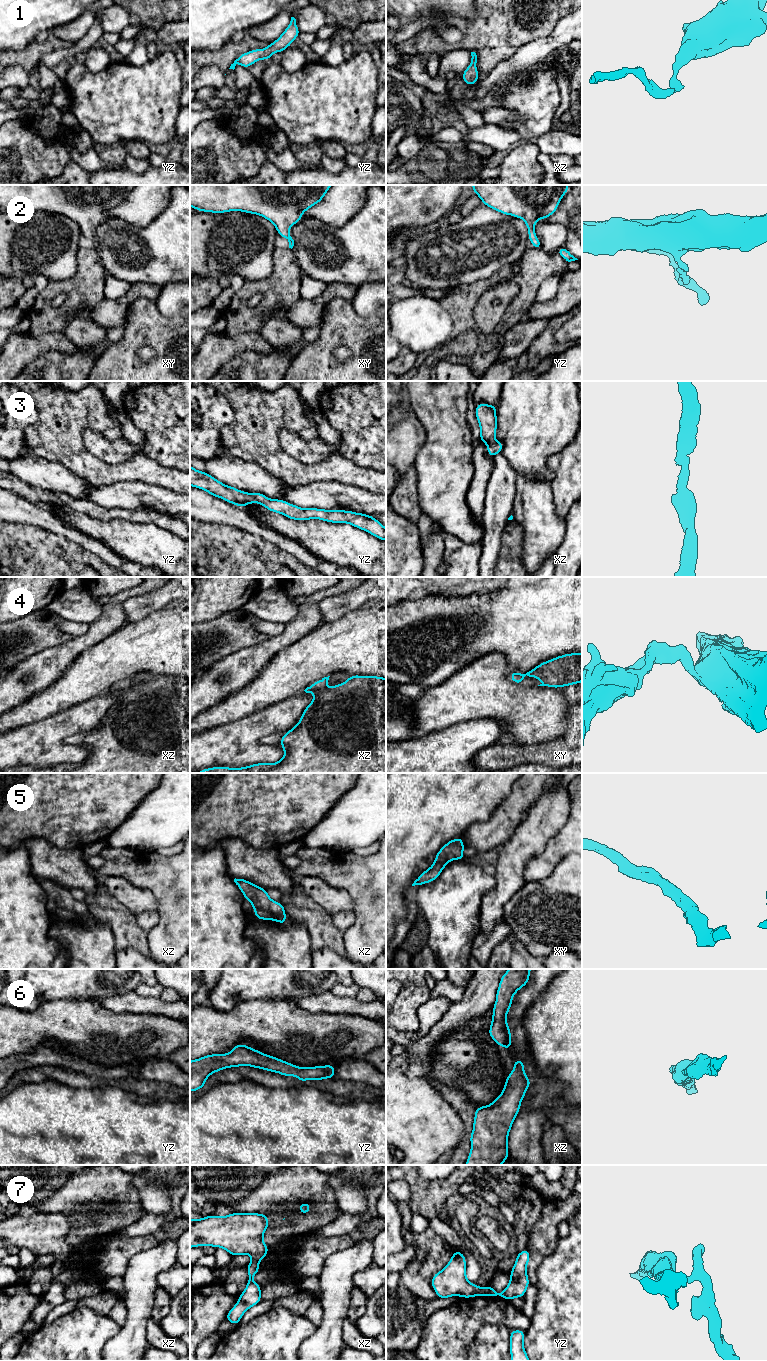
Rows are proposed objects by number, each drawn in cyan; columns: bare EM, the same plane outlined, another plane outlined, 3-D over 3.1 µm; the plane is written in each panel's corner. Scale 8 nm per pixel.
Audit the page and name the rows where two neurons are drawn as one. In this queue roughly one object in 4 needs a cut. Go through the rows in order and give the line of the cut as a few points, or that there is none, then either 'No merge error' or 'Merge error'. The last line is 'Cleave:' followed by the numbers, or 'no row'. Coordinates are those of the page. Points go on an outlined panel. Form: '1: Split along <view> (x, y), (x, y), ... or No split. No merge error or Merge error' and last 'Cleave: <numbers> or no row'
1: No split. No merge error
2: No split. No merge error
3: No split. No merge error
4: No split. No merge error
5: No split. No merge error
6: No split. No merge error
7: Split along xz (252, 1259), (258, 1261). Merge error
Cleave: 7

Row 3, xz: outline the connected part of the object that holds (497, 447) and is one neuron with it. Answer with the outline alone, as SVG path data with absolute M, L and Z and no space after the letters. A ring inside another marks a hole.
M480 403L476 405L475 409L475 416L480 427L479 440L488 446L487 453L491 458L503 450L503 443L495 440L497 432L496 408L497 405Z

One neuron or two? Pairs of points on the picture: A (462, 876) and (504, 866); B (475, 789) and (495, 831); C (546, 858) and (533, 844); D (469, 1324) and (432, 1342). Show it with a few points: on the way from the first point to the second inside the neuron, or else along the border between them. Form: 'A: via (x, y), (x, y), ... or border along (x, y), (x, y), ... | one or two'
A: border along (491, 869), (494, 885), (486, 892) | two
B: border along (504, 799), (486, 820), (473, 822), (468, 828) | two
C: border along (555, 834), (524, 869) | two
D: via (460, 1324), (454, 1327), (441, 1340) | one

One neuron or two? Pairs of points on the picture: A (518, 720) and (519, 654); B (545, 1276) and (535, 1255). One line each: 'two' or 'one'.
A: two
B: two

